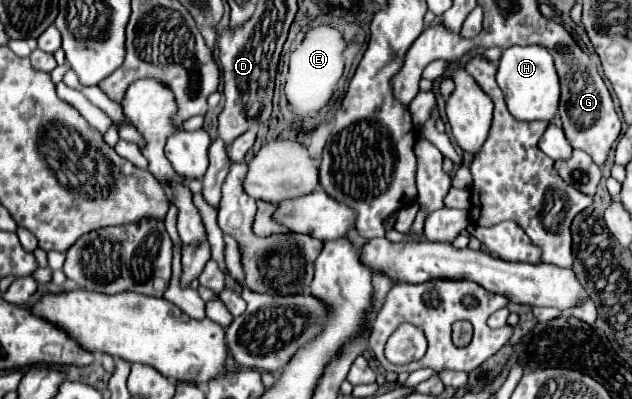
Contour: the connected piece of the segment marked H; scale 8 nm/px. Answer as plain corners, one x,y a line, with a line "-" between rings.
512,46
502,52
496,74
498,86
504,92
508,110
518,120
550,122
560,104
560,78
554,68
554,58
542,46

